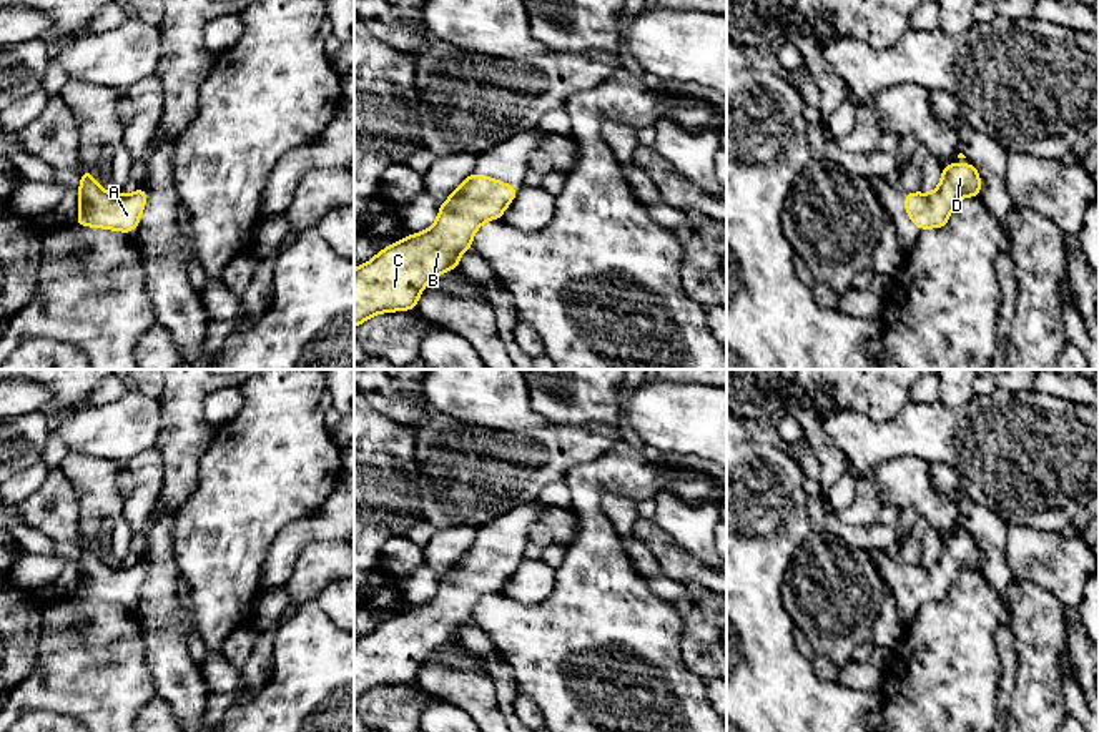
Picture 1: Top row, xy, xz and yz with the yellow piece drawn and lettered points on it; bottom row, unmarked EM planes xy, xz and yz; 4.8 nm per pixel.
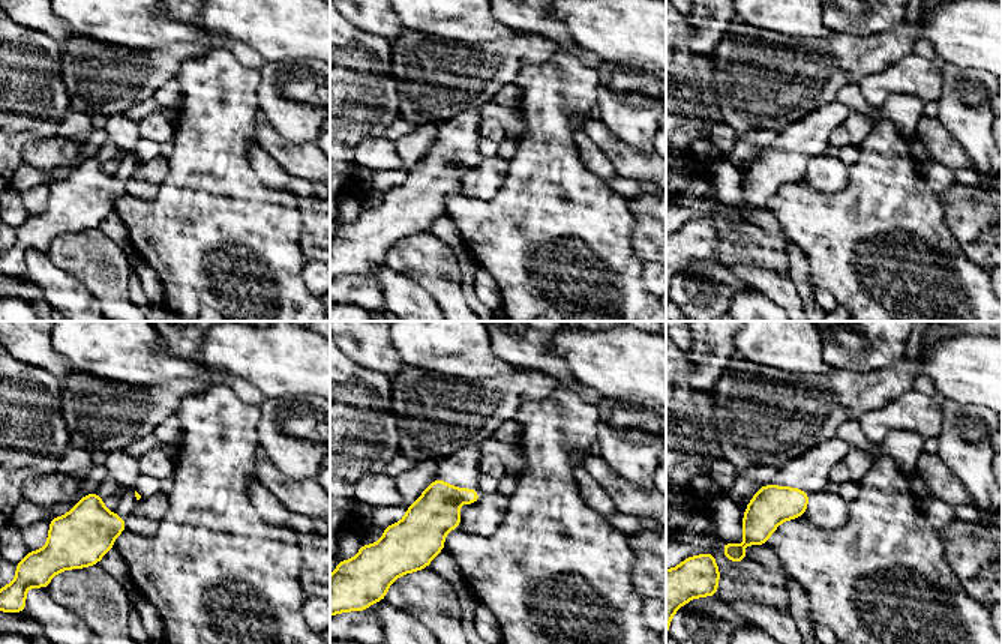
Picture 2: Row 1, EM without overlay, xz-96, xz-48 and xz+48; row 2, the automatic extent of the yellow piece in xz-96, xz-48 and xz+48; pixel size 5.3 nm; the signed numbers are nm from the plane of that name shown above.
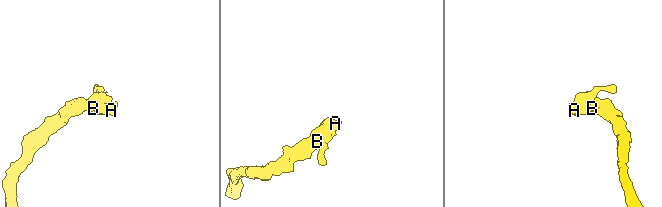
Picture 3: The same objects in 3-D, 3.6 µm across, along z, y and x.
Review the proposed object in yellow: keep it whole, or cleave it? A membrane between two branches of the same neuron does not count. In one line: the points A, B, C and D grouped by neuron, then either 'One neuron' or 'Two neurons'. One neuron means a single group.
Groups: A B C D. One neuron

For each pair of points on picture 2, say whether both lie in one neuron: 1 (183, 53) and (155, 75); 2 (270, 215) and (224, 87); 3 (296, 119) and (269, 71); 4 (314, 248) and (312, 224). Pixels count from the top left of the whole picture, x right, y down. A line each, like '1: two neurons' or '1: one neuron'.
1: one neuron
2: one neuron
3: one neuron
4: one neuron

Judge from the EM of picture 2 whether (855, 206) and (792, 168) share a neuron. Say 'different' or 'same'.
different

